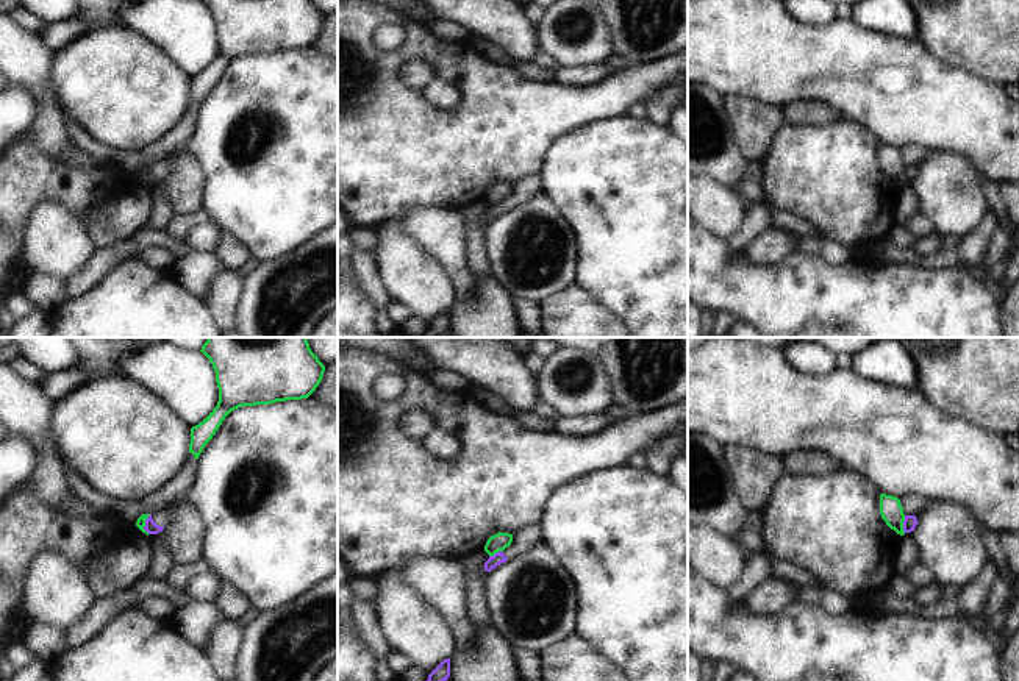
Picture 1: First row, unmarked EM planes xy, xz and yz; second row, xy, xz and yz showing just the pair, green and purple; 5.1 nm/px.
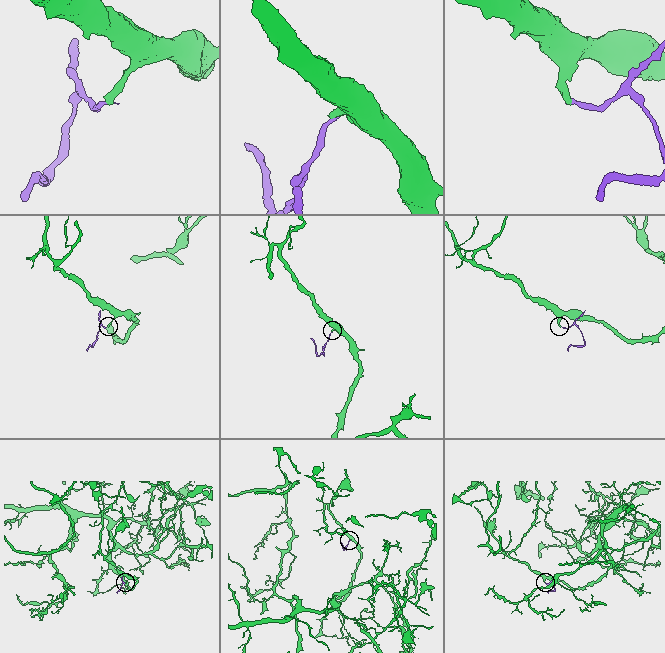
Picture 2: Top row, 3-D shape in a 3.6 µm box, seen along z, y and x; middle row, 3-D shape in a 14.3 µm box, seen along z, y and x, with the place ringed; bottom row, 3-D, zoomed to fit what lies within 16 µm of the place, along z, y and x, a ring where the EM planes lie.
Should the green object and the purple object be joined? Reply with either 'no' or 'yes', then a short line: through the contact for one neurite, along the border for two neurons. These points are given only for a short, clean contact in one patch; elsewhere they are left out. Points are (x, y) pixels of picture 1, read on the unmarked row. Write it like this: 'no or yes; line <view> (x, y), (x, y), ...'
no; line xy (150, 164), (144, 174), (147, 183)

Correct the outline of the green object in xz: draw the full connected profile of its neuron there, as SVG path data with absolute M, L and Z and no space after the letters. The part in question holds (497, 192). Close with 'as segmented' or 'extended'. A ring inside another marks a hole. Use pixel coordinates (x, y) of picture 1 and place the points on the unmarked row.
M497 183L491 186L484 195L484 201L489 206L494 206L499 201L503 201L506 197L510 197L513 192L513 184L510 183Z | as segmented

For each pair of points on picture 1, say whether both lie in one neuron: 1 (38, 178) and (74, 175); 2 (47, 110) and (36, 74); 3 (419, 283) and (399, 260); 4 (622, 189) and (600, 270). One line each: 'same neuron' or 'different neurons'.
1: same neuron
2: same neuron
3: same neuron
4: same neuron

